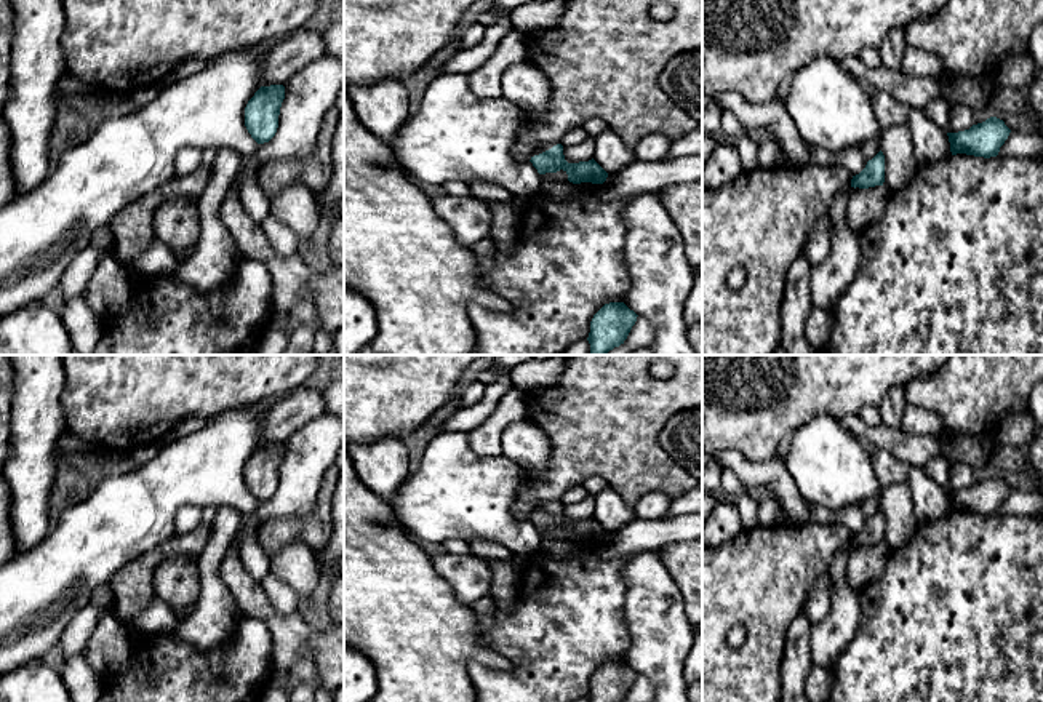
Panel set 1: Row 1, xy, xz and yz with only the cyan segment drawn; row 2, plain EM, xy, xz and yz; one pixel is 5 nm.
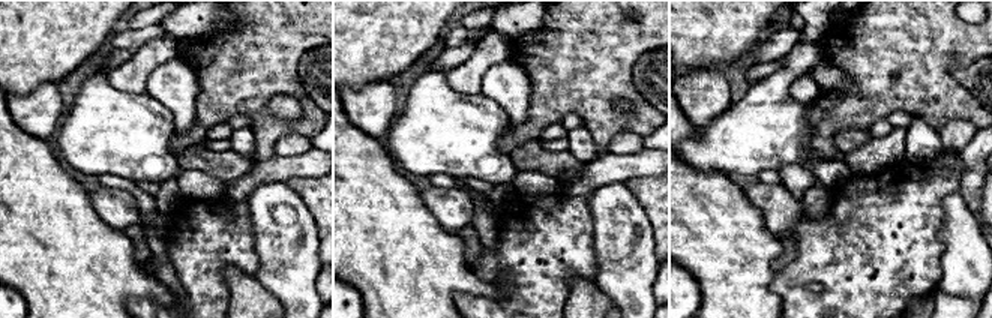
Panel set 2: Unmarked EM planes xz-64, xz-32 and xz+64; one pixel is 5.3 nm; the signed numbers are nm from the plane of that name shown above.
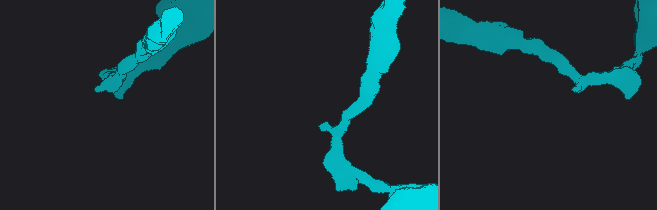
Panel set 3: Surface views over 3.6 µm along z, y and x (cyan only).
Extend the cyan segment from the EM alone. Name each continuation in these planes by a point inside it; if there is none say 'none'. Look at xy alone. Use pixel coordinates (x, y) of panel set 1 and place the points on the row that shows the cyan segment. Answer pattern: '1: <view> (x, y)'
none

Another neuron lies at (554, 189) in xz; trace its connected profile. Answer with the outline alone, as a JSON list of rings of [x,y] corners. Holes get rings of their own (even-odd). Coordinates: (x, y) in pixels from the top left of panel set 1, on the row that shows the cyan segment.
[[[542,181],[539,193],[549,198],[568,198],[573,192],[573,182],[569,181]]]

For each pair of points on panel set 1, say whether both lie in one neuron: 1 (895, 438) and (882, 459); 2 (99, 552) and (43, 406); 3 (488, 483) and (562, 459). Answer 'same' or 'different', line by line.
1: different
2: different
3: different

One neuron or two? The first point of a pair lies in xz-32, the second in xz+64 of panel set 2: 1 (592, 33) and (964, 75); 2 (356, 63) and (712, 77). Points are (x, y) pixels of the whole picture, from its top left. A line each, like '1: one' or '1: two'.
1: two
2: two

